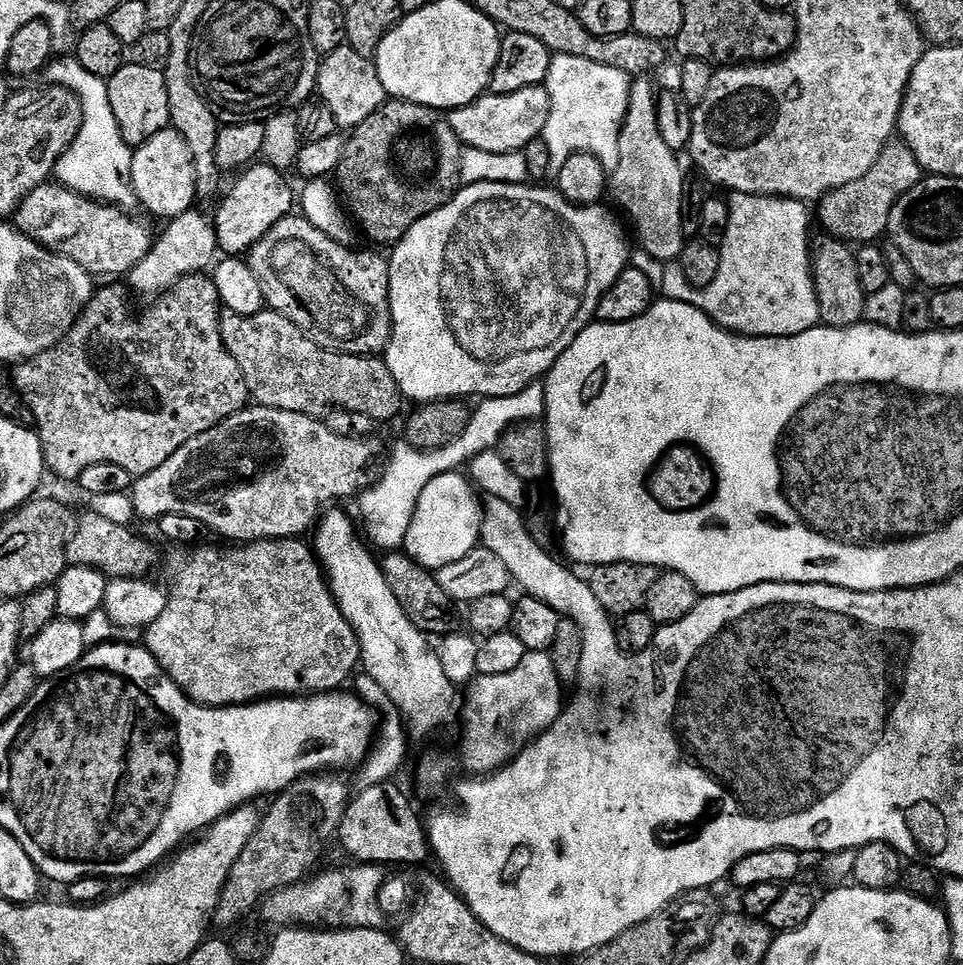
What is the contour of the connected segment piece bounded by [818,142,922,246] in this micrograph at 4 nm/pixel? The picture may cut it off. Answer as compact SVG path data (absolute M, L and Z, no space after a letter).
M890 142L884 147L878 160L874 162L874 166L870 166L870 170L866 170L866 174L862 178L858 178L858 182L849 182L847 186L838 186L838 190L828 192L818 201L820 224L824 227L821 229L827 235L836 237L837 240L851 242L856 246L879 241L879 236L883 237L887 233L890 210L898 202L898 198L902 198L902 194L910 191L921 178L922 169L912 151L902 142Z

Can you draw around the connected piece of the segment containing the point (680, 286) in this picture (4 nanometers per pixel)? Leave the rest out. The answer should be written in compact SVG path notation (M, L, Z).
M732 192L727 201L729 225L719 245L718 278L714 278L710 286L695 288L686 282L679 263L665 263L663 299L686 302L702 310L725 332L741 336L797 336L817 327L820 311L810 263L809 205L803 200L788 200L785 196L755 196L745 192Z

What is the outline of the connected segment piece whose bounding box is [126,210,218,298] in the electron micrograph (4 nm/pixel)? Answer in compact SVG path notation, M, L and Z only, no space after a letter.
M199 210L183 212L171 217L165 224L168 225L165 226L164 233L161 236L159 233L153 239L152 249L148 251L146 258L142 258L142 262L138 262L138 266L127 273L127 287L140 296L159 297L182 278L207 273L217 259L216 226L209 213L207 216Z

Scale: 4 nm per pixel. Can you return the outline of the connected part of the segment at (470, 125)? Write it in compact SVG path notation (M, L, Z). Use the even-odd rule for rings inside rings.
M541 86L501 96L485 94L473 104L451 109L446 119L461 145L486 150L490 154L506 154L519 152L532 140L541 139L547 117L548 89Z

